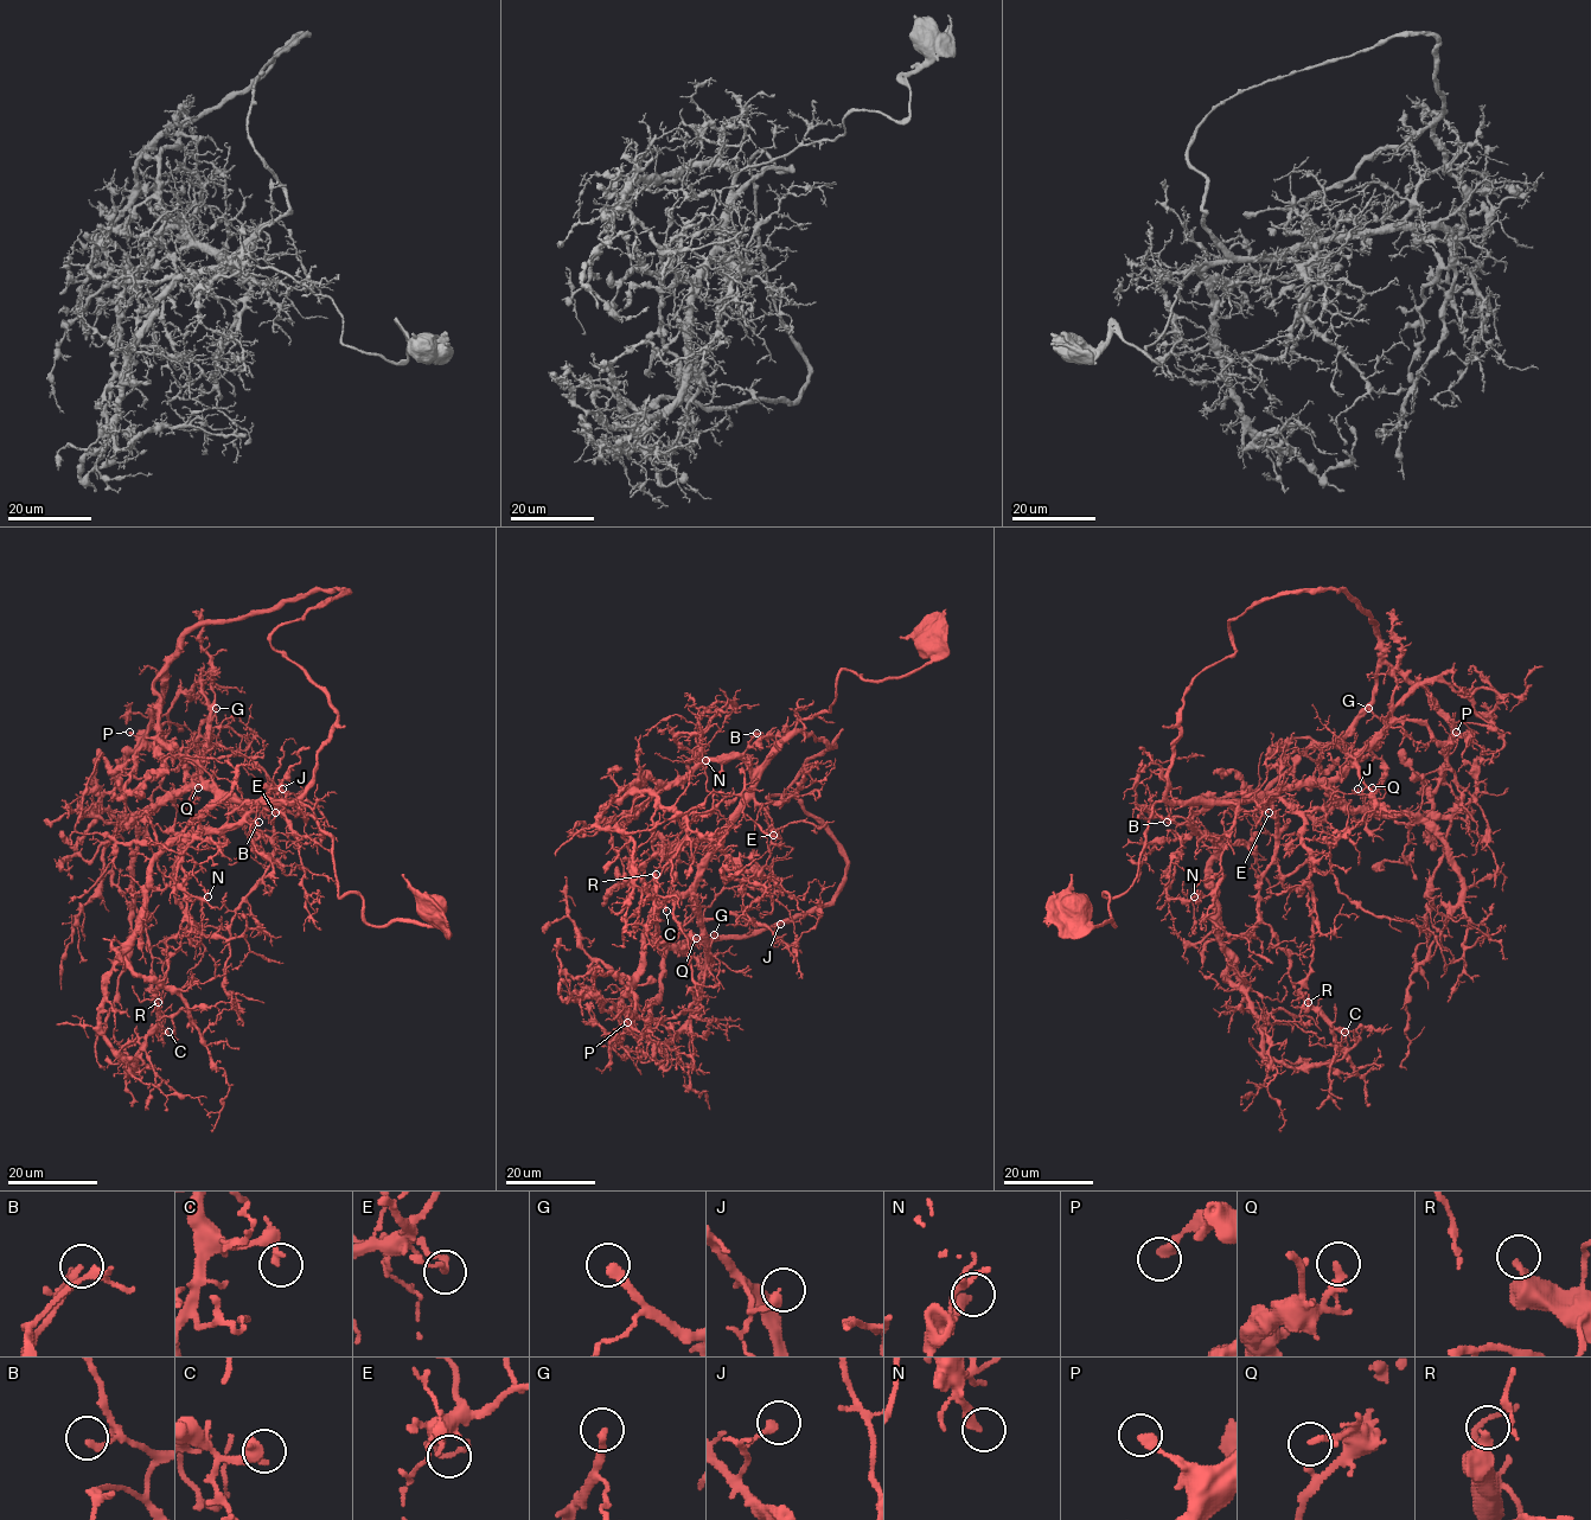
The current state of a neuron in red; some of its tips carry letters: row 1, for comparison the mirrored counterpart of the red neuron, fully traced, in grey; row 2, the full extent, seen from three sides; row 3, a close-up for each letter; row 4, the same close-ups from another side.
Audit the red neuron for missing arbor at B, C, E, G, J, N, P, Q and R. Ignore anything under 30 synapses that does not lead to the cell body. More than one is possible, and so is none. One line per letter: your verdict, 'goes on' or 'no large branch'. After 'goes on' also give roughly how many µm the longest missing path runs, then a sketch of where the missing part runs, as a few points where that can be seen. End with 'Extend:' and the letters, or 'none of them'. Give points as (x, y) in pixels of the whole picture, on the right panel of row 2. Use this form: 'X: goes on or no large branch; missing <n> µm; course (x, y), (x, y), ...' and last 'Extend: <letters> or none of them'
B: no large branch
C: no large branch
E: no large branch
G: goes on; missing 10 µm; course (1368, 708), (1362, 704), (1347, 708), (1350, 716), (1359, 720)
J: no large branch
N: no large branch
P: no large branch
Q: no large branch
R: no large branch
Extend: G

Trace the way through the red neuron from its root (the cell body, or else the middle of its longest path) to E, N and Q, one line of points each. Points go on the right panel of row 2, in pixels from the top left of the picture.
E: (1075, 909), (1093, 925), (1115, 925), (1104, 894), (1118, 896), (1132, 883), (1156, 803), (1234, 802), (1269, 812)
N: (1075, 909), (1115, 925), (1104, 894), (1132, 883), (1161, 802), (1202, 805), (1167, 891), (1194, 896)
Q: (1075, 909), (1115, 925), (1104, 894), (1132, 883), (1156, 803), (1265, 799), (1367, 748), (1372, 787)

